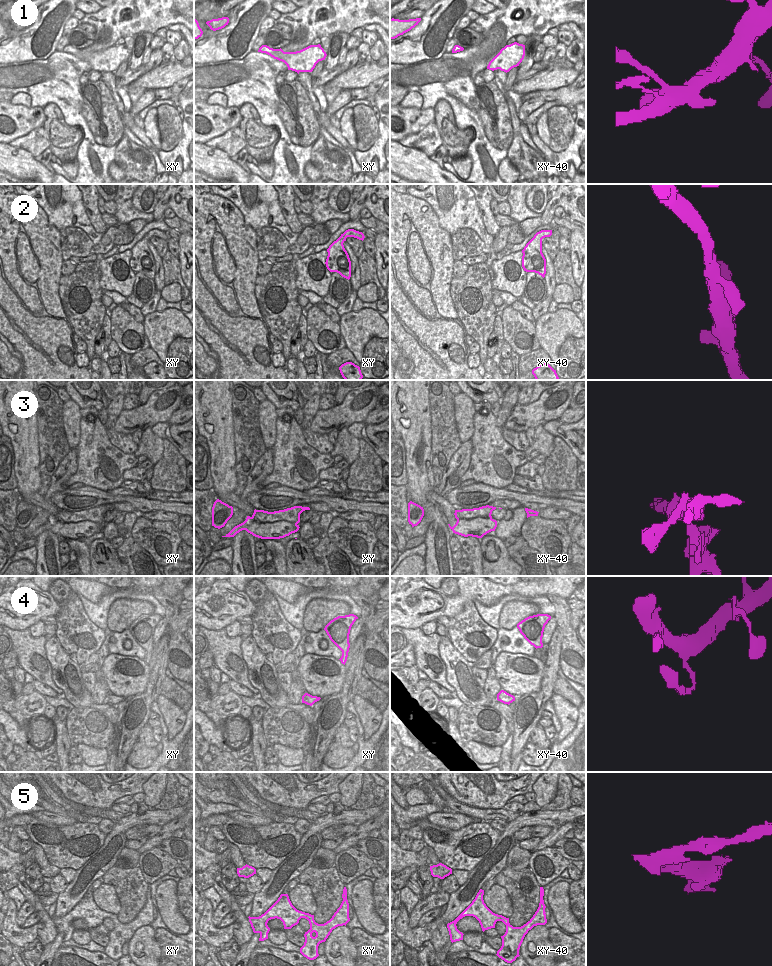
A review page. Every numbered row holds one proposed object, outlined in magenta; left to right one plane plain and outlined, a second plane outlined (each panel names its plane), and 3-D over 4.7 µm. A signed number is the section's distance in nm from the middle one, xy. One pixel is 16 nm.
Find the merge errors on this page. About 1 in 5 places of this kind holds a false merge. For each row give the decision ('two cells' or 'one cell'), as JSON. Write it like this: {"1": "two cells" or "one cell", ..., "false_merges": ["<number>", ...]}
{"1": "one cell", "2": "one cell", "3": "one cell", "4": "one cell", "5": "one cell", "false_merges": []}

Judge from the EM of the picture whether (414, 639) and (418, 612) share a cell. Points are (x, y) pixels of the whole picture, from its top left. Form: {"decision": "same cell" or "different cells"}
{"decision": "different cells"}

